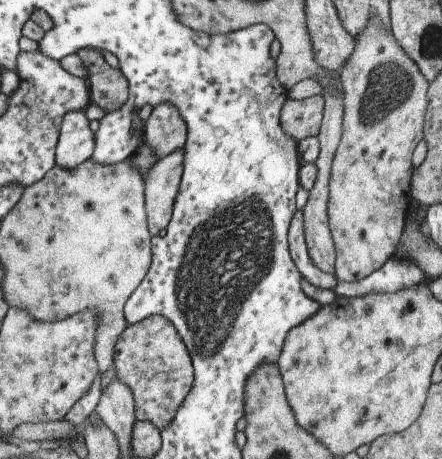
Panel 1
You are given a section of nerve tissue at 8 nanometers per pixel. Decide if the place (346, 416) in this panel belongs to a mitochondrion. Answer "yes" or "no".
no

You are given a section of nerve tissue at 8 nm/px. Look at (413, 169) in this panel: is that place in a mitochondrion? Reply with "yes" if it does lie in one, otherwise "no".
no

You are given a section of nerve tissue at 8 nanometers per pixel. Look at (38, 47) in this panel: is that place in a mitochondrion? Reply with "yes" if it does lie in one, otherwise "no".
no

